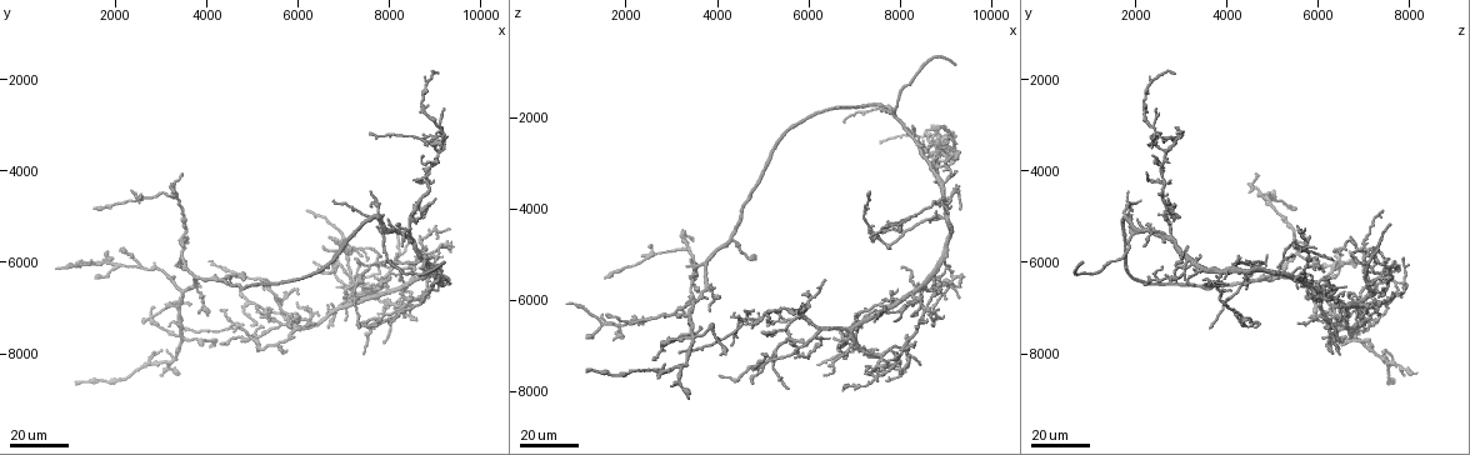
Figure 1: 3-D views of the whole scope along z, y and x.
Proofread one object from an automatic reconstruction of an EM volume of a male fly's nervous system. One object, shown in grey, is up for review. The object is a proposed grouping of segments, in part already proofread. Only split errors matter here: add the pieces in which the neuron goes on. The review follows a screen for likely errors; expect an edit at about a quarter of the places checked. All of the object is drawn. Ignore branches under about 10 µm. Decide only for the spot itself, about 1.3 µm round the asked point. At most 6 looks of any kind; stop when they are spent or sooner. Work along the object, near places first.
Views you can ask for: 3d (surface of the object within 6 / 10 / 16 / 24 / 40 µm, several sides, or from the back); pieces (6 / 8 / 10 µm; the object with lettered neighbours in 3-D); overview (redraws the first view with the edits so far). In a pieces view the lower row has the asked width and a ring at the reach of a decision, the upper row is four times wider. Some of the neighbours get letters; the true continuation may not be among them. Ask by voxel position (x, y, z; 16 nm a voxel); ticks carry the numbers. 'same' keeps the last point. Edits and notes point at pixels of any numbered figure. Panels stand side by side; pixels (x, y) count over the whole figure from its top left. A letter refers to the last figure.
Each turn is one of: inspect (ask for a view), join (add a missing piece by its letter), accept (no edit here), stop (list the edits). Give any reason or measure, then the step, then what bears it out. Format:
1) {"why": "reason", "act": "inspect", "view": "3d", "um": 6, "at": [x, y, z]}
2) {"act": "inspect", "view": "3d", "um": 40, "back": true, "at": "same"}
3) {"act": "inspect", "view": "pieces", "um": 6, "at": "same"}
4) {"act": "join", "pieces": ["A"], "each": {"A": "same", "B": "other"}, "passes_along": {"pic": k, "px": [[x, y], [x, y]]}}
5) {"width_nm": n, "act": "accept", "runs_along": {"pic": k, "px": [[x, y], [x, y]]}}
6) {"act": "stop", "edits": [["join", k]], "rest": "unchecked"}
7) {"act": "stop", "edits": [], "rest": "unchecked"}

{"act": "inspect", "view": "3d", "um": 16, "at": [6550, 5700, 6850]}

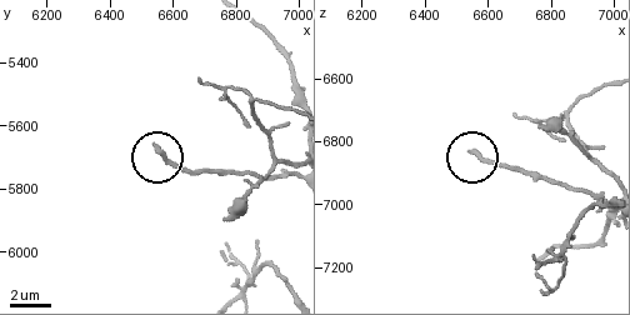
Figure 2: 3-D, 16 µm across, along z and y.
{"why": "see the neighbours", "act": "inspect", "view": "pieces", "um": 10, "at": [6540, 5660, 6840]}

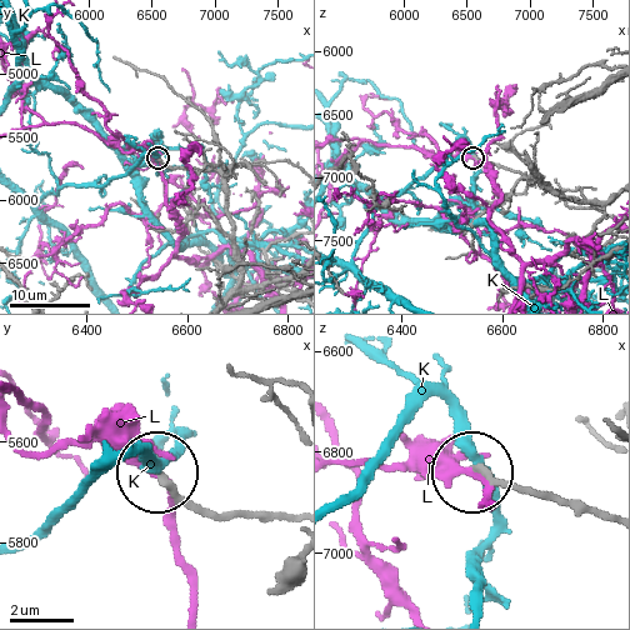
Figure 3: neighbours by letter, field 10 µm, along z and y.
{"act": "accept", "each": {"K": "other", "L": "other"}, "runs_along": {"pic": 3, "px": [[294, 514], [214, 514], [160, 476]]}, "found": "no lettered piece goes on from it"}

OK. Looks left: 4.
{"why": "long arm stops here", "act": "inspect", "view": "3d", "um": 24, "at": [9200, 6000, 850]}

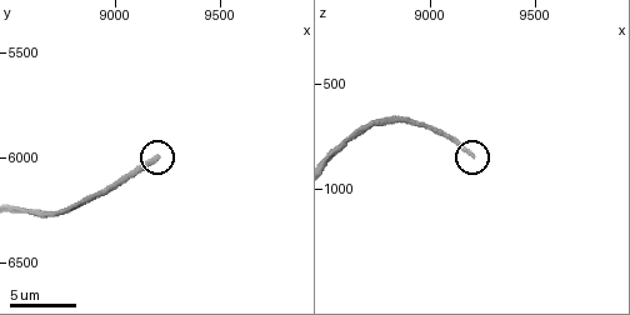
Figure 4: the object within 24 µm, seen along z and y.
{"act": "inspect", "view": "pieces", "um": 8, "at": [9200, 6000, 840]}

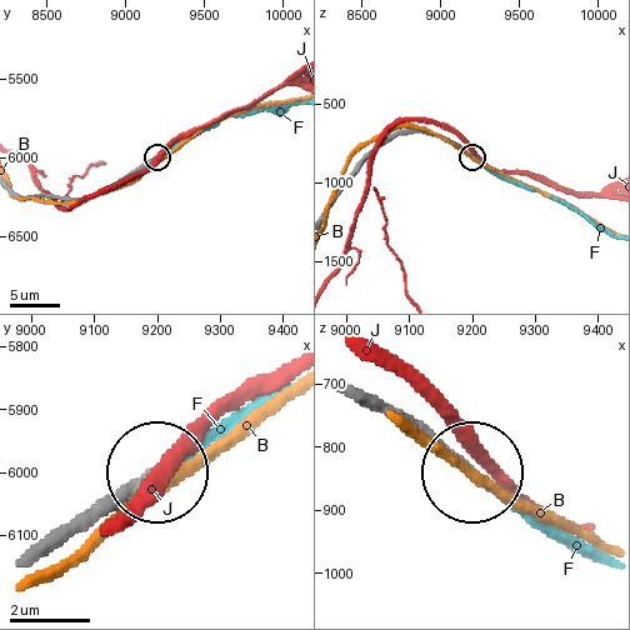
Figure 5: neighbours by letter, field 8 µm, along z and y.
{"width_nm": 240, "act": "join", "pieces": ["F"], "each": {"B": "other", "F": "same", "J": "other"}, "found": "it goes on there"}

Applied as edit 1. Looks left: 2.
{"act": "stop", "edits": [["join", 5]], "rest": "unchecked"}

